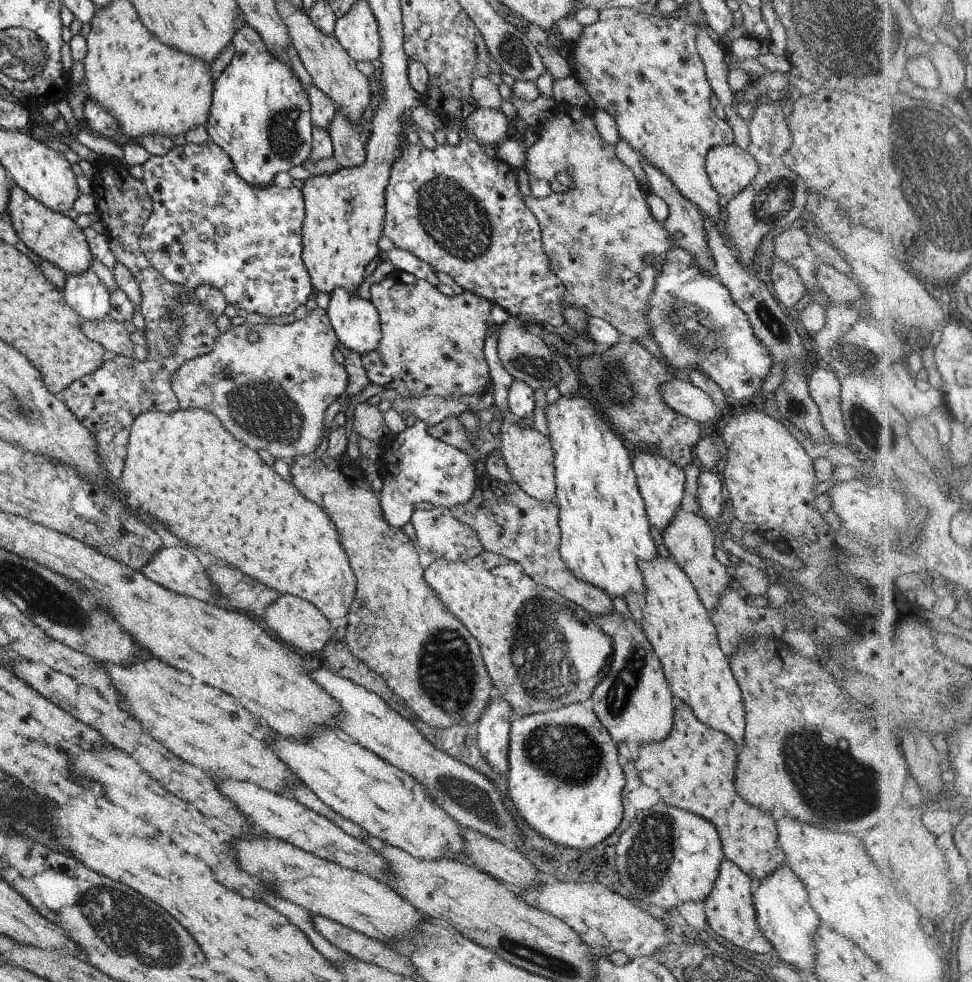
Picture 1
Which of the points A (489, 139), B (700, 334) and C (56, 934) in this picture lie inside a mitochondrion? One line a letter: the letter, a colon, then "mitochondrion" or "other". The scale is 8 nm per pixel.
A: other
B: mitochondrion
C: other

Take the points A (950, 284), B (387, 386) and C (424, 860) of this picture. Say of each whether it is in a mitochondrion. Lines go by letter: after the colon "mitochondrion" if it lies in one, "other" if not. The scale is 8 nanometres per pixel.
A: other
B: other
C: other

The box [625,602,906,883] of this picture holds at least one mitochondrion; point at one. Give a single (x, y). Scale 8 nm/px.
(816, 769)

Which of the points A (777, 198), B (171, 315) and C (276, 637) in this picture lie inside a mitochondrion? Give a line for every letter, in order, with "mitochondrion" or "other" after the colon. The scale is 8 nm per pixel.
A: mitochondrion
B: other
C: other

